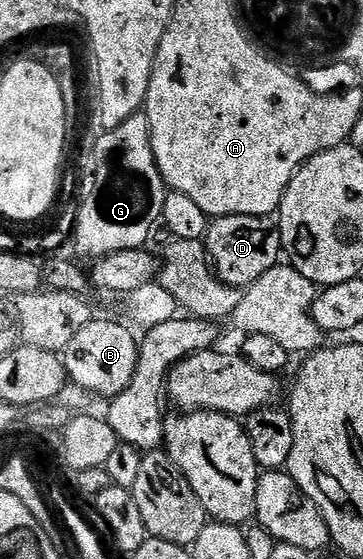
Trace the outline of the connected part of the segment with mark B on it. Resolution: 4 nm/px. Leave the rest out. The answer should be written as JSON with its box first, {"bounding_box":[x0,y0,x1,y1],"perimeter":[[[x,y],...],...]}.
{"bounding_box":[62,320,139,399],"perimeter":[[[92,320],[69,344],[62,355],[63,365],[67,367],[68,379],[100,399],[116,398],[133,380],[133,372],[139,359],[139,342],[119,322],[99,322]]]}

